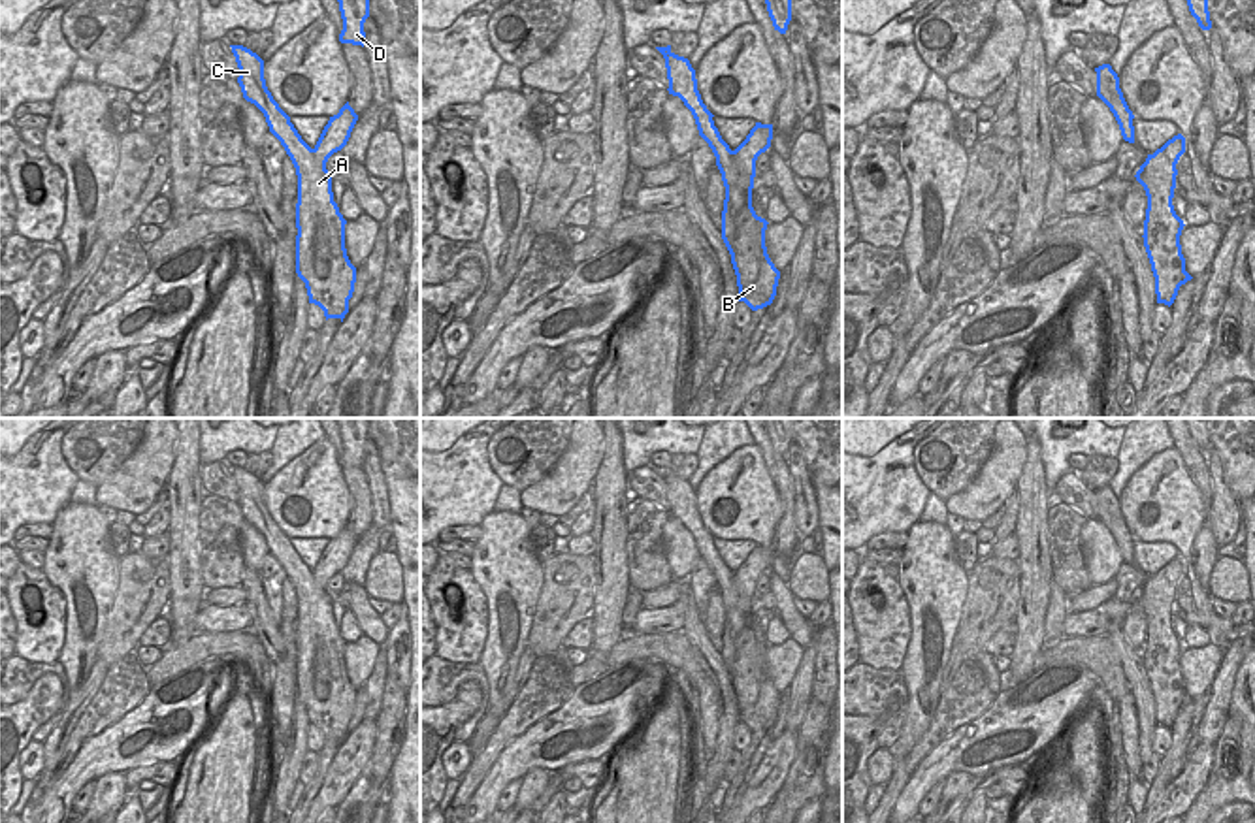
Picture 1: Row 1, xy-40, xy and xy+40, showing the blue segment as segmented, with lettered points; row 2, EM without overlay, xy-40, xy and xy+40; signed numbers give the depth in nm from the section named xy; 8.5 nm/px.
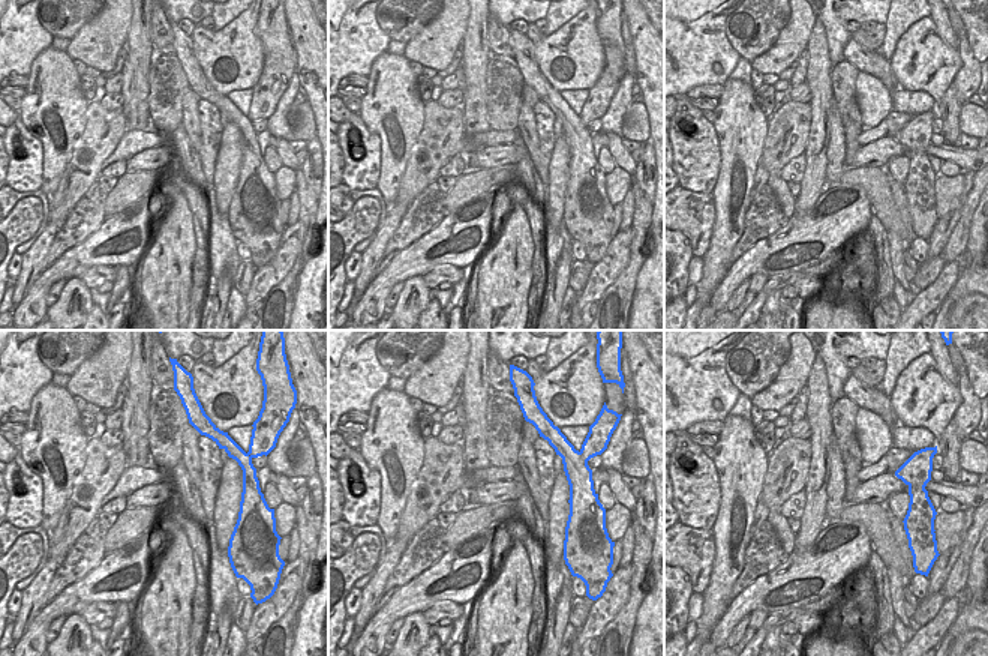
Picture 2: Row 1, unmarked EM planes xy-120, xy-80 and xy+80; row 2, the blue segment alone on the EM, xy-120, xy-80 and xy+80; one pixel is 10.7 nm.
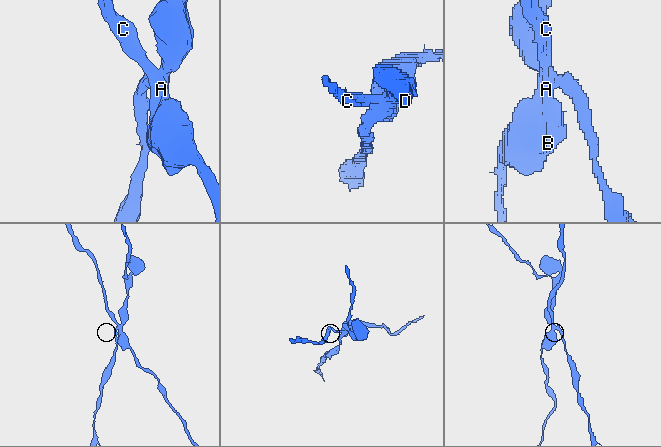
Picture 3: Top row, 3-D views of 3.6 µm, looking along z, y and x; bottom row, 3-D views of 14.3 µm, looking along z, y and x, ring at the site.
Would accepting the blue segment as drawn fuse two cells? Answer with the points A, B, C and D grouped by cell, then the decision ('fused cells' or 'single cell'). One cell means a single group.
A B C / D | fused cells

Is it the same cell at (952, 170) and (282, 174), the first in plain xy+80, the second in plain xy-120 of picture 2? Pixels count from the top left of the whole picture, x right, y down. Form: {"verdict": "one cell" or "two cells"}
{"verdict": "two cells"}

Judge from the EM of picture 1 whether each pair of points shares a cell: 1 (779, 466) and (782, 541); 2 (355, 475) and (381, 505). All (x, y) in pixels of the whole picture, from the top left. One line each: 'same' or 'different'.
1: same
2: different

